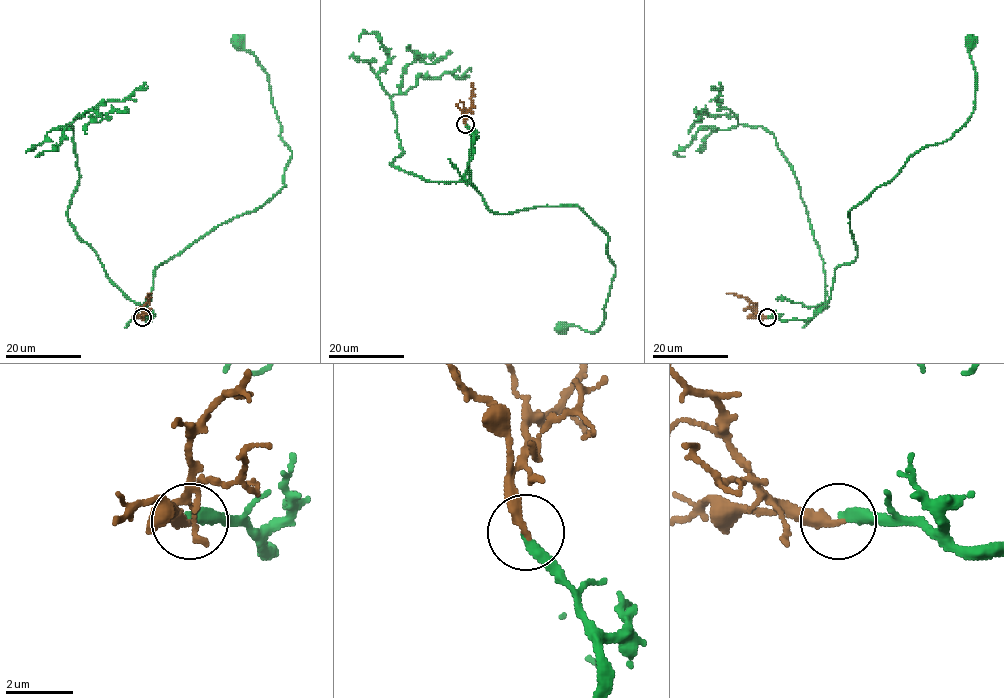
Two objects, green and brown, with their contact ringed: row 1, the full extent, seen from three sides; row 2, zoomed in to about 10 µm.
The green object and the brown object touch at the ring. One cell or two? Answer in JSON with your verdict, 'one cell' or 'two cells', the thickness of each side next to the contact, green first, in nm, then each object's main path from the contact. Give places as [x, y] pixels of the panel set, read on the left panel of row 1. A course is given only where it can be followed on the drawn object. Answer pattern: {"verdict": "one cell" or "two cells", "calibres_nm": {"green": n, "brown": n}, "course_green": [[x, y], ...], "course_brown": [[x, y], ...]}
{"verdict": "one cell", "calibres_nm": {"green": 300, "brown": 280}, "course_green": [[142, 316], [151, 320], [143, 317], [159, 264], [286, 184], [291, 152], [268, 76], [240, 41]], "course_brown": [[142, 317], [140, 314], [148, 301], [148, 294]]}

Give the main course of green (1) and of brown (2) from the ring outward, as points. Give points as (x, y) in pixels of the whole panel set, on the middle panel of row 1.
1: (466, 124), (467, 170), (489, 210), (577, 206), (609, 238), (604, 321), (592, 332), (563, 325)
2: (466, 124), (464, 116), (471, 106), (471, 83)

